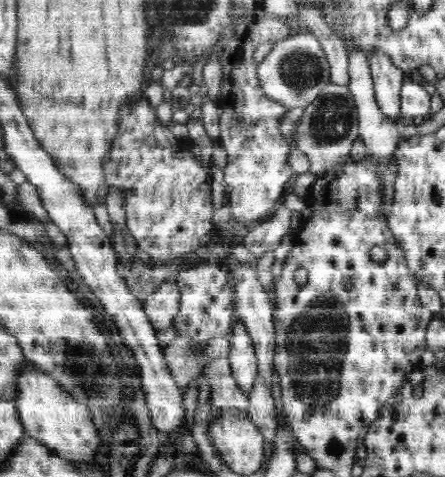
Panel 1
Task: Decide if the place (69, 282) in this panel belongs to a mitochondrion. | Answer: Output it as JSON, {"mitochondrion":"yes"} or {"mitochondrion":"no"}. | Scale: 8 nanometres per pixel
{"mitochondrion":"no"}

